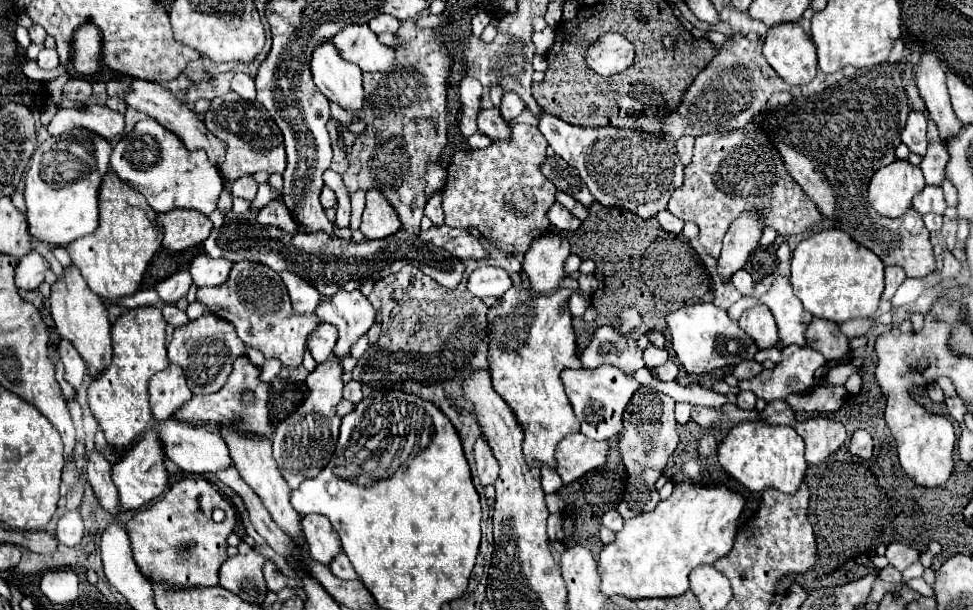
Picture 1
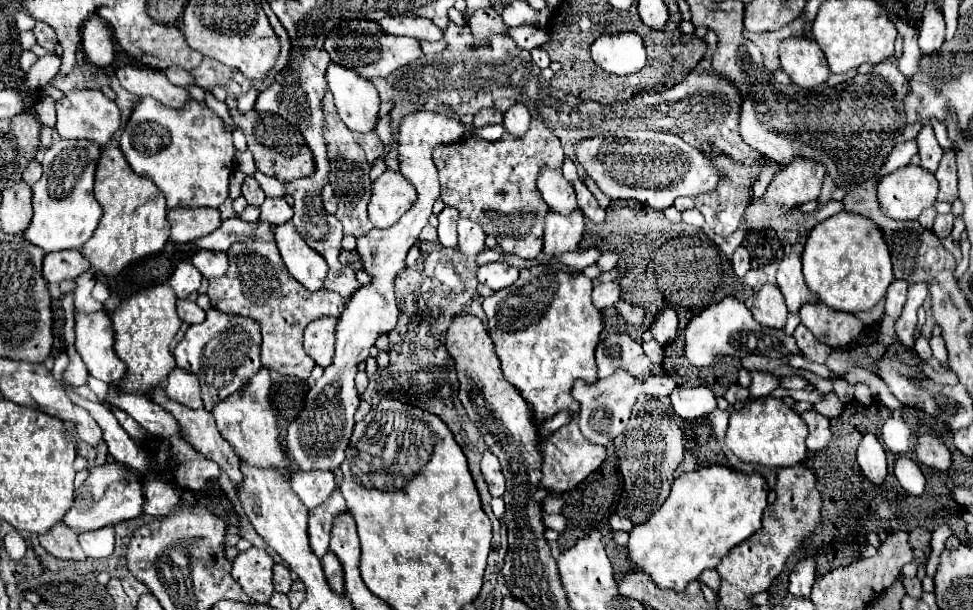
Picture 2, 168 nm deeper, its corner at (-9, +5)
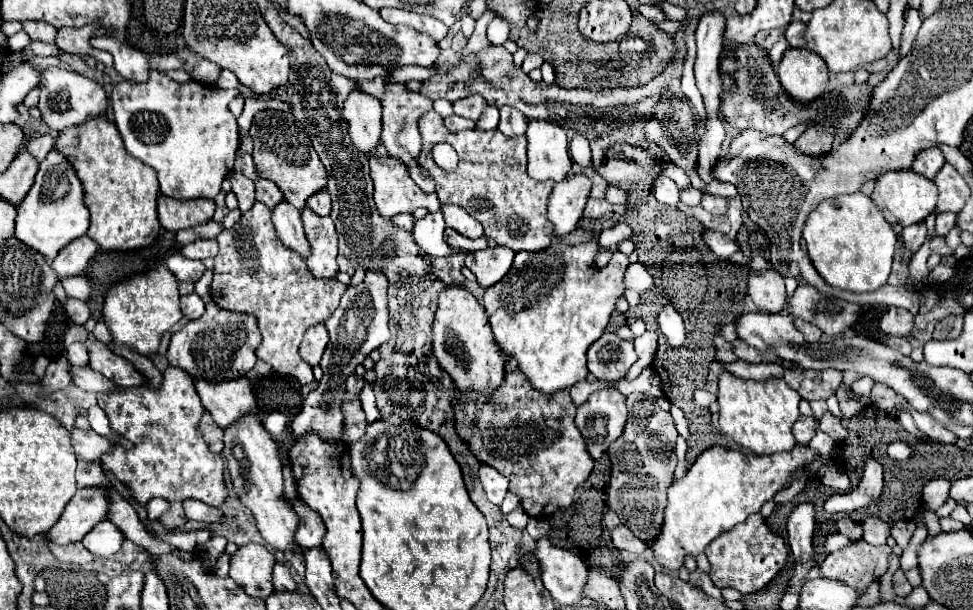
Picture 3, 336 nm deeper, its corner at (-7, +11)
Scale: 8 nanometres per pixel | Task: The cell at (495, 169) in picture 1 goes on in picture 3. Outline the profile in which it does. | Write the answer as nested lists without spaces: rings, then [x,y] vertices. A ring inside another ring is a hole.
[[[434,110],[426,112],[426,116],[418,120],[418,130],[422,136],[418,168],[424,168],[436,180],[436,194],[442,204],[462,206],[484,226],[486,238],[492,238],[498,246],[506,246],[514,252],[544,250],[554,240],[554,226],[546,216],[546,204],[554,184],[550,184],[550,180],[536,182],[528,176],[526,136],[506,138],[500,130],[482,132],[478,128],[454,134],[444,128],[442,116]],[[438,142],[448,142],[458,152],[456,170],[446,172],[434,164],[432,146]]]

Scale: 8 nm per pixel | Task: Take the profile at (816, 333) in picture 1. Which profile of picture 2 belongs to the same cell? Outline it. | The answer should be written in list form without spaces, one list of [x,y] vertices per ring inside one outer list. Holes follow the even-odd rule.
[[[806,304],[800,308],[802,324],[826,346],[844,348],[858,338],[864,324],[854,314],[832,310],[824,304]]]

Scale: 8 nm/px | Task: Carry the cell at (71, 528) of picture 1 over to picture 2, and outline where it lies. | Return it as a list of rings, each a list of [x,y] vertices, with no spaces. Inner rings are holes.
[[[104,526],[100,530],[78,534],[78,542],[80,542],[82,550],[86,552],[86,556],[90,556],[90,558],[106,558],[114,550],[114,528]]]

